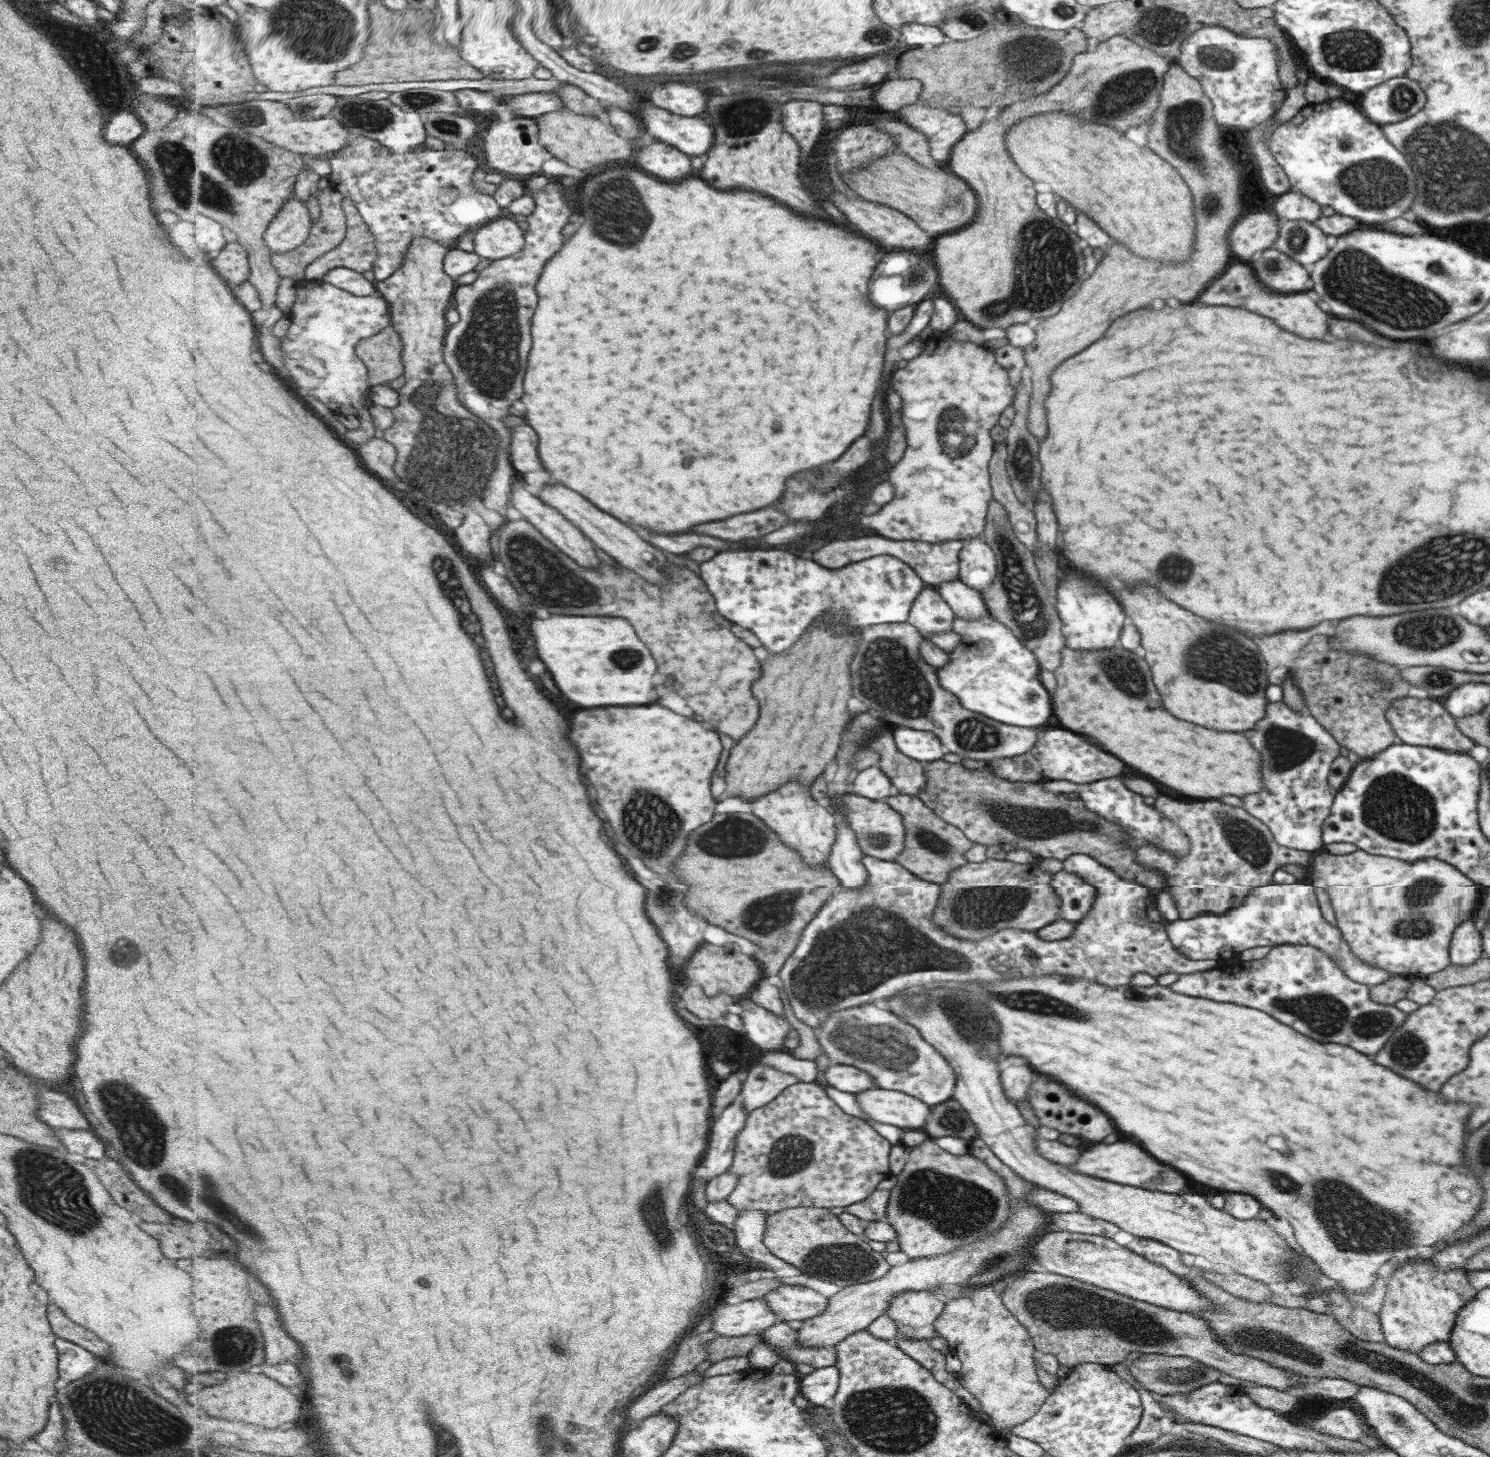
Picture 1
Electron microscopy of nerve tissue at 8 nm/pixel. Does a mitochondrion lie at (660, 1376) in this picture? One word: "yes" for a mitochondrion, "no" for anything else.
no

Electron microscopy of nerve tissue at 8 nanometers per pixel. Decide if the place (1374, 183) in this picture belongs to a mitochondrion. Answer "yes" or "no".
yes

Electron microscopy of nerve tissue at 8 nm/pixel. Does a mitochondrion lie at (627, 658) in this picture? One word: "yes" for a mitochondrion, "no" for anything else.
yes

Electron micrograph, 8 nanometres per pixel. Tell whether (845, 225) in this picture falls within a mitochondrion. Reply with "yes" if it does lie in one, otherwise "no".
no

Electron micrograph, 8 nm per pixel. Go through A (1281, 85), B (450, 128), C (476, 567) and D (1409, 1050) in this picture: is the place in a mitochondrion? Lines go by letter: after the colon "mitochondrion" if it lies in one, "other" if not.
A: other
B: mitochondrion
C: other
D: mitochondrion

